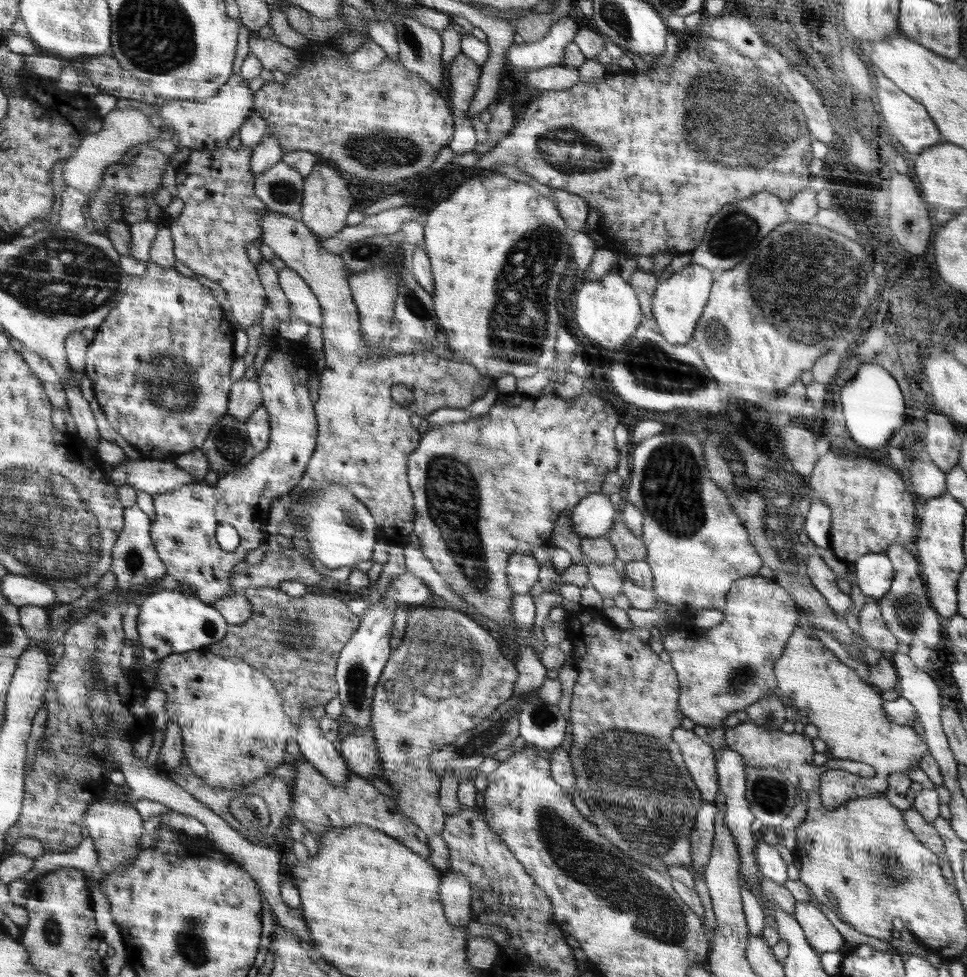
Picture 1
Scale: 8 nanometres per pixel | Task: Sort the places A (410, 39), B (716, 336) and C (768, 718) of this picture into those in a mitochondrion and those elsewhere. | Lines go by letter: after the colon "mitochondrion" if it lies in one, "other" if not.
A: mitochondrion
B: mitochondrion
C: mitochondrion

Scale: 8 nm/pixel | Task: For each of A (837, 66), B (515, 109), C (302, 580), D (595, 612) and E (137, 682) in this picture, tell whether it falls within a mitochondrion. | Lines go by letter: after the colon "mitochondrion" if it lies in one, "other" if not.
A: other
B: other
C: other
D: other
E: other

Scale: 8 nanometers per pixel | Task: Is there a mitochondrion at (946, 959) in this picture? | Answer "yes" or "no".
no

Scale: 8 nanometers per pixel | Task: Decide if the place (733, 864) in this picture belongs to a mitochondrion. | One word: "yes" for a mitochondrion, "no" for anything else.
no

